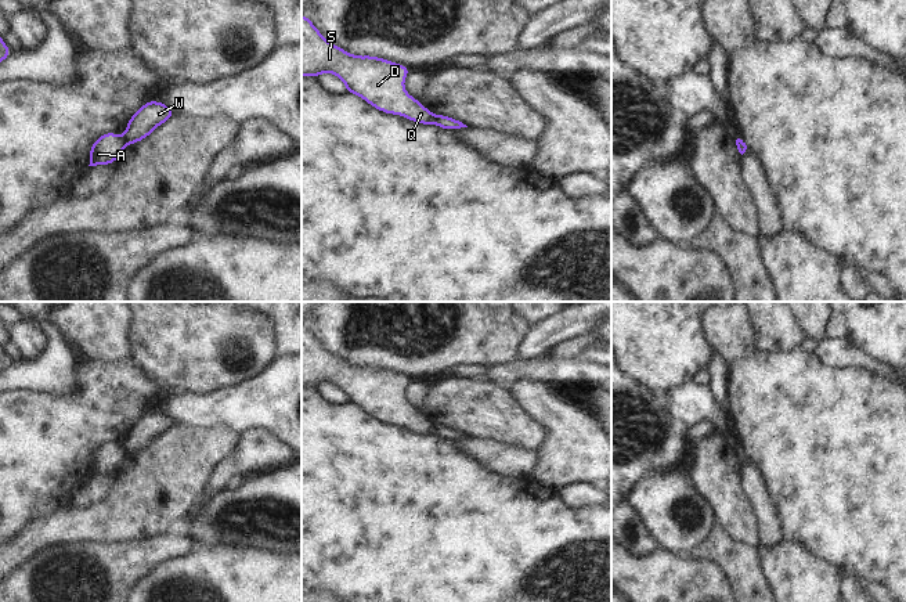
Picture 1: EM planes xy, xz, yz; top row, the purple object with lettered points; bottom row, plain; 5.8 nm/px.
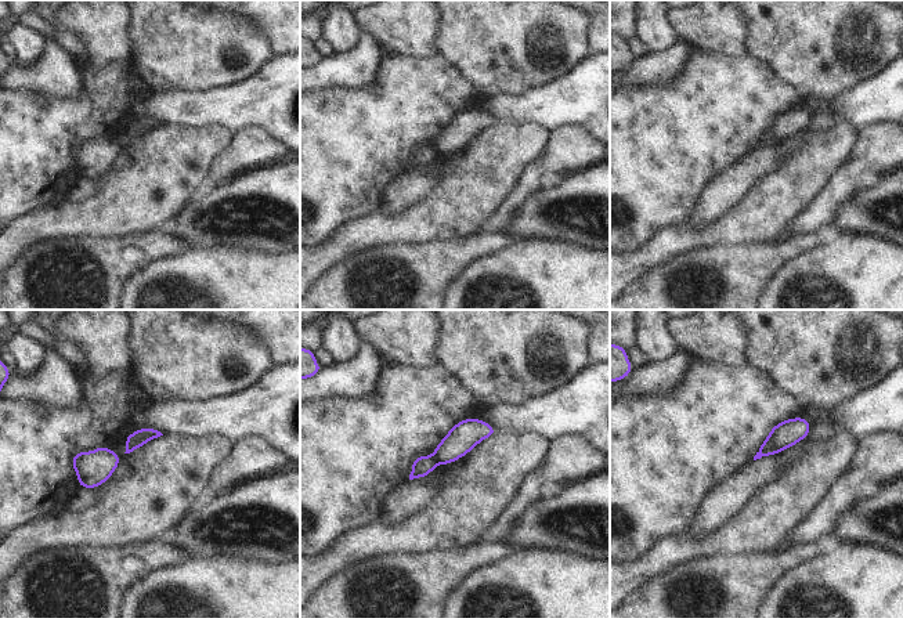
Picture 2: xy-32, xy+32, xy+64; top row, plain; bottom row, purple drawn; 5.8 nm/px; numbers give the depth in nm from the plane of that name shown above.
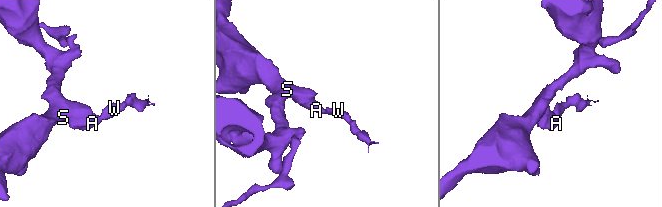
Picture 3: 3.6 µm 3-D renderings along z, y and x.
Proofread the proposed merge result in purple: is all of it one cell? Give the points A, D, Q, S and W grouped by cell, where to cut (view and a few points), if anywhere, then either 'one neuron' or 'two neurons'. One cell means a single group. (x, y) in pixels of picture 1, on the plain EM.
groups A D Q S / W; cut xz (433, 425), (435, 432); two neurons

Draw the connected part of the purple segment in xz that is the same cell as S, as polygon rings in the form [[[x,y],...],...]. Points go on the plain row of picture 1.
[[[302,325],[302,386],[318,387],[335,383],[350,404],[360,405],[373,418],[433,435],[434,423],[404,399],[404,389],[412,379],[385,368],[353,365],[322,347],[311,329]]]

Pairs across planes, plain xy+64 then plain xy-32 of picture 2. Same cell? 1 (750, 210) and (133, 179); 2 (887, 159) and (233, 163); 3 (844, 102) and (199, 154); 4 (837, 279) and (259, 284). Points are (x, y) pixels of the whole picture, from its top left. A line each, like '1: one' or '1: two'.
1: one
2: one
3: two
4: one

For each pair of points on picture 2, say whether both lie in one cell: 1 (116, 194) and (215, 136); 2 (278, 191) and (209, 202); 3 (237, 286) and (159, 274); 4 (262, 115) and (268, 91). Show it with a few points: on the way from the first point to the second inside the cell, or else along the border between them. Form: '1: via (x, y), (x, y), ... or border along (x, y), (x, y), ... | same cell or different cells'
1: via (141, 191), (172, 162), (190, 151) | same cell
2: via (262, 194), (226, 198) | same cell
3: via (217, 286), (188, 286), (179, 279) | same cell
4: via (262, 109), (262, 104), (268, 97) | same cell

